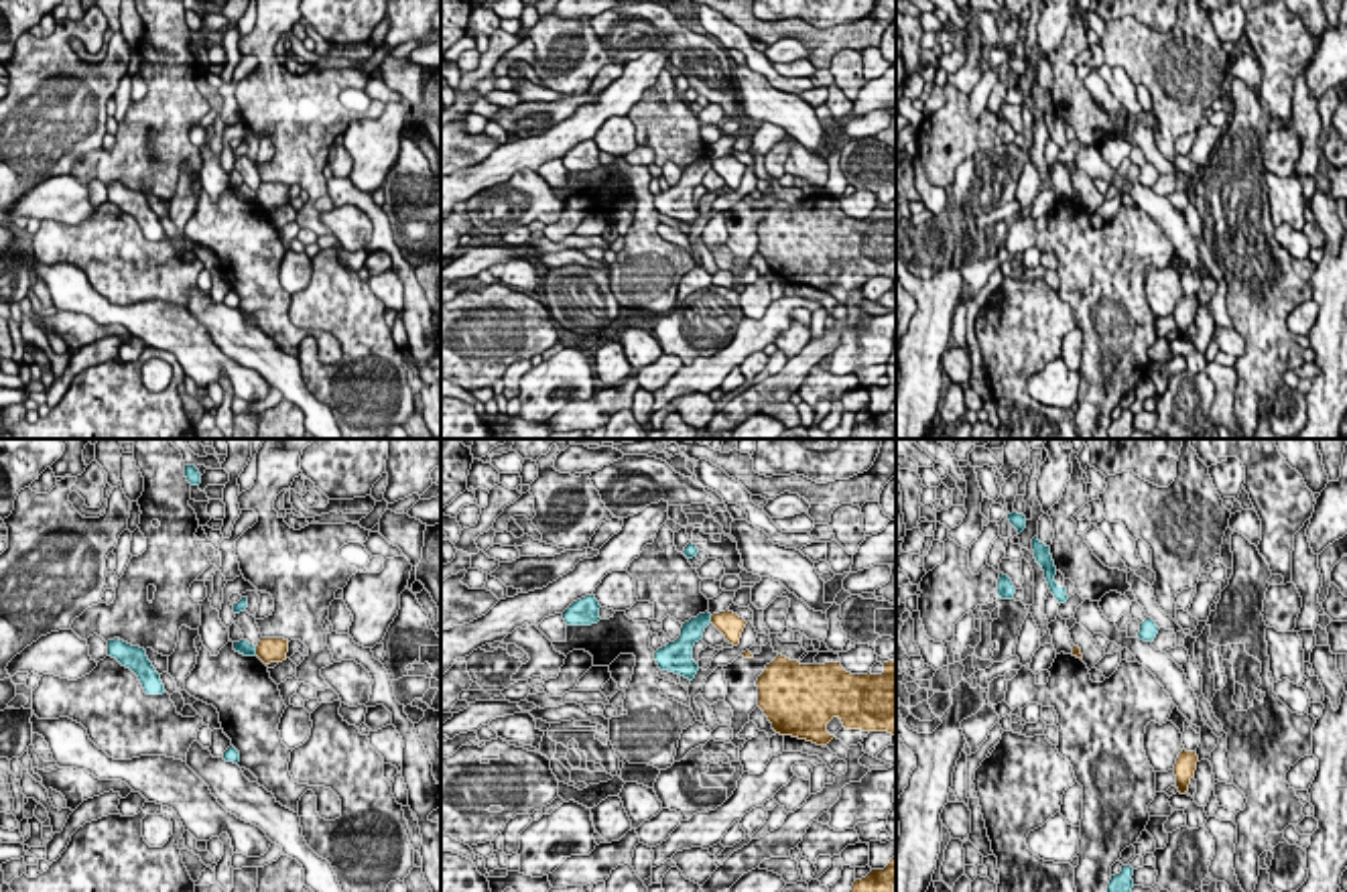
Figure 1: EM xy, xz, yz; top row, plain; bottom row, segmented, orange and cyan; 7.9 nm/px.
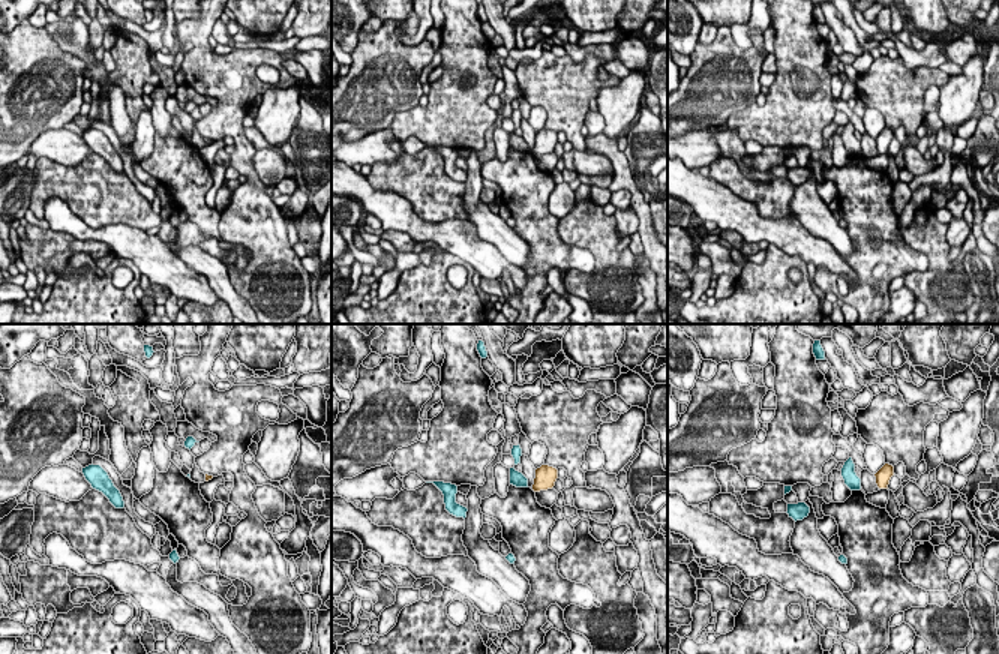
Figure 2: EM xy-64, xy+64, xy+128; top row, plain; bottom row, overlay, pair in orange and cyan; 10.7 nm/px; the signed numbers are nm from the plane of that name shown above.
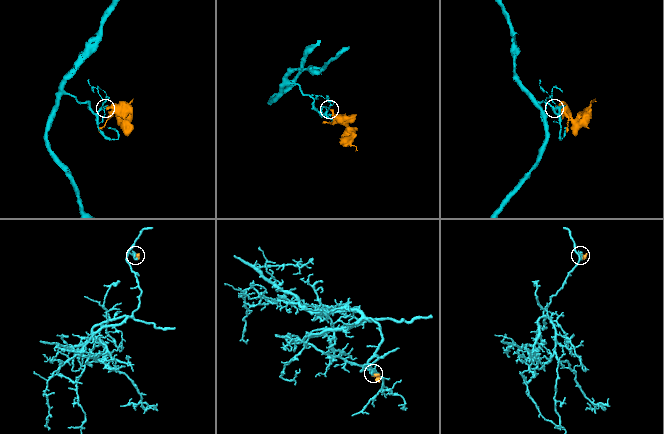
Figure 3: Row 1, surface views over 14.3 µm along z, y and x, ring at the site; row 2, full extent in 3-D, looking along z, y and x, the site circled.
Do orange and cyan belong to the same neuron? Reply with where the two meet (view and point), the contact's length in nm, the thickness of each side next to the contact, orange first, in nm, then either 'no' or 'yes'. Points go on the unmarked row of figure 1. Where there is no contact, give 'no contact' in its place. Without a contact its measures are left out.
xy (257, 196) | 80 nm | 190/120 nm | no

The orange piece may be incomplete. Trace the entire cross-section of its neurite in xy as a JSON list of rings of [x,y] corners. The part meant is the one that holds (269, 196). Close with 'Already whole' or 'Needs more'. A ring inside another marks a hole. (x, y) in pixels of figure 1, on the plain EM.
[[[260,183],[256,191],[256,201],[264,207],[282,207],[286,205],[288,185],[284,183]]]. Already whole

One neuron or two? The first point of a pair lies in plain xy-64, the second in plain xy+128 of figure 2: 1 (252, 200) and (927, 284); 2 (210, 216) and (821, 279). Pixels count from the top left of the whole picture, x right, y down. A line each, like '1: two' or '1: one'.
1: one
2: one

